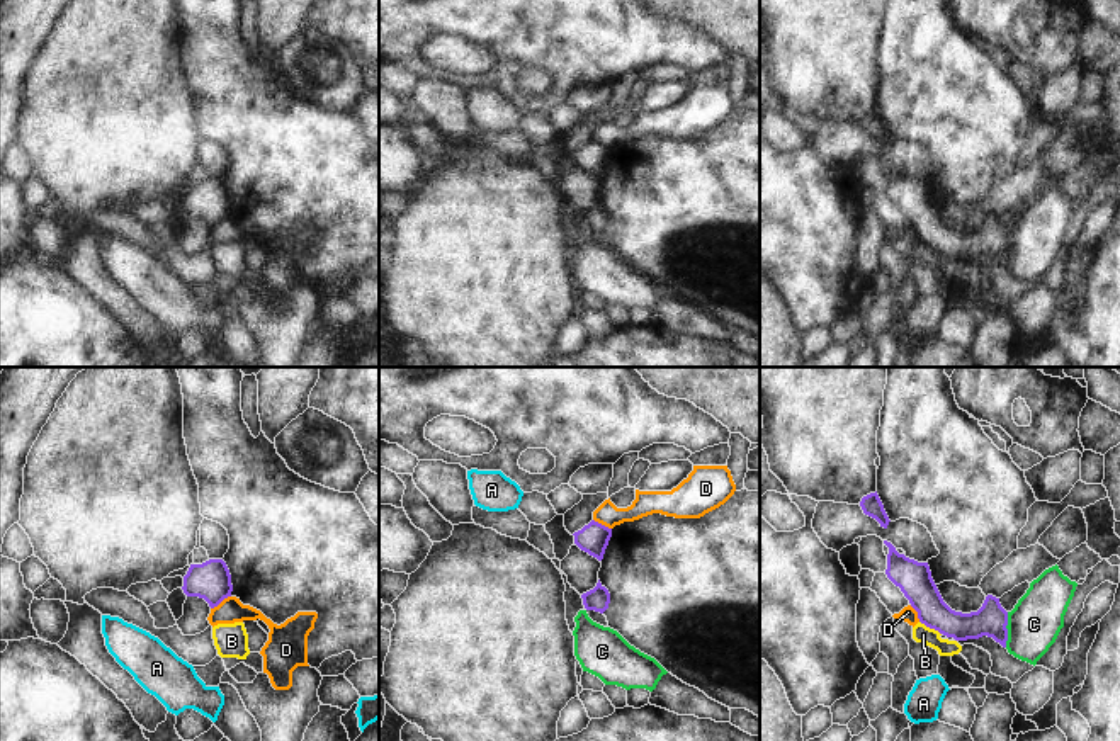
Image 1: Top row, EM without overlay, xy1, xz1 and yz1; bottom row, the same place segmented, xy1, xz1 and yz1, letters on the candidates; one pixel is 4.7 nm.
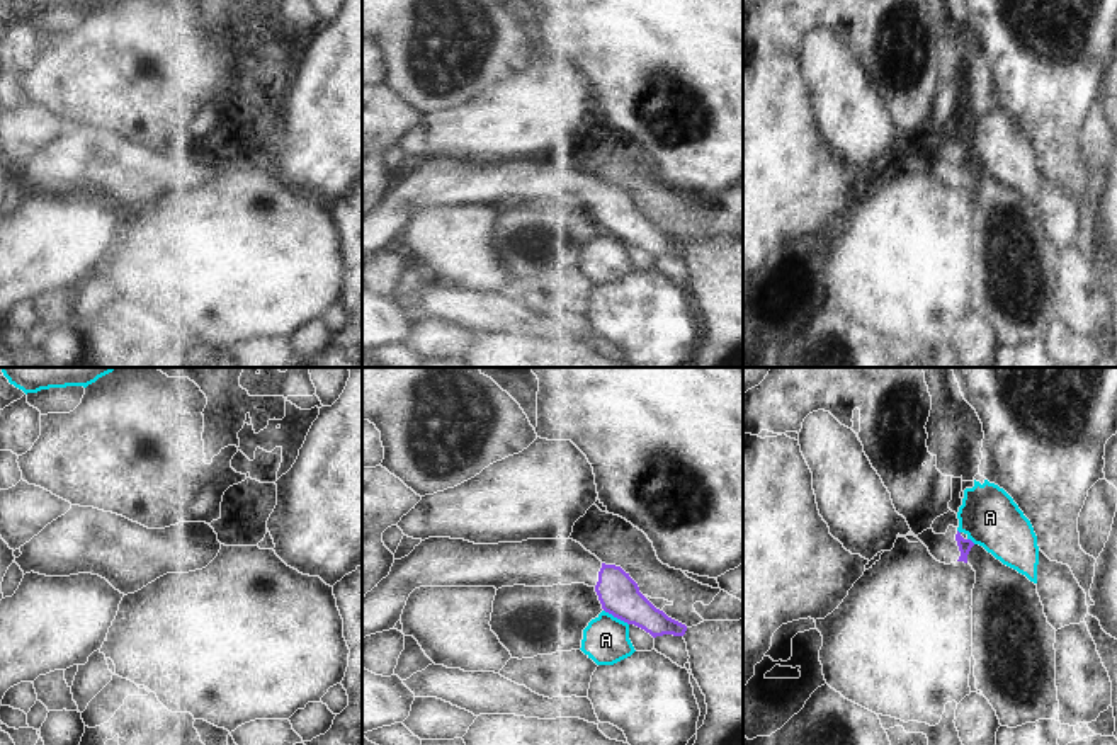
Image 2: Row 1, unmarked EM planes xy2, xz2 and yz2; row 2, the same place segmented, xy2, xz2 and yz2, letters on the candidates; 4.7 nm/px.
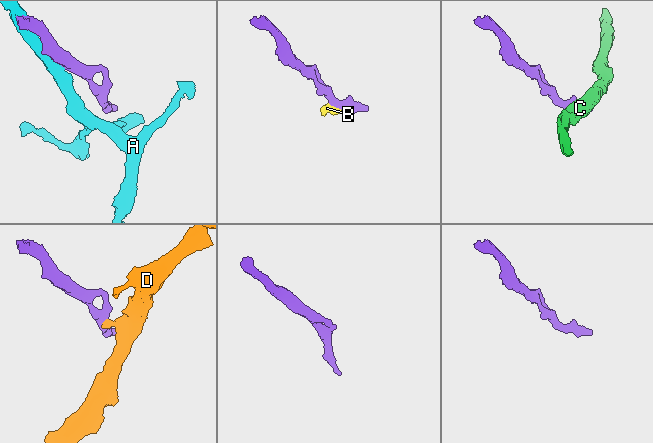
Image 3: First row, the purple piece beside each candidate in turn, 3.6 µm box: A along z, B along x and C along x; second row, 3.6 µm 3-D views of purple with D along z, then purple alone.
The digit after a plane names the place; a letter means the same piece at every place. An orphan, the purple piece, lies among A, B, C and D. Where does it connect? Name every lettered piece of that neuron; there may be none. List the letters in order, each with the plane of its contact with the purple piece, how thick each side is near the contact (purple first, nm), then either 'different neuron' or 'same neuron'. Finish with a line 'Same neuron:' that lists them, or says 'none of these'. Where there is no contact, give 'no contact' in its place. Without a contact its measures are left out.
A: xz2 | 190/220 nm | different neuron
B: yz1 | 160/80 nm | different neuron
C: yz1 | 160/240 nm | different neuron
D: xy1 | 190/120 nm | different neuron
Same neuron: none of these

